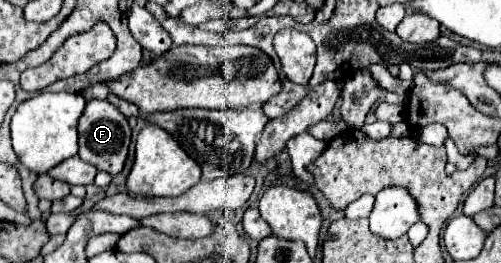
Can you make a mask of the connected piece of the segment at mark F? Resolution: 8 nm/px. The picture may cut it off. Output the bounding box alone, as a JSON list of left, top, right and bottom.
[77,99,131,175]

